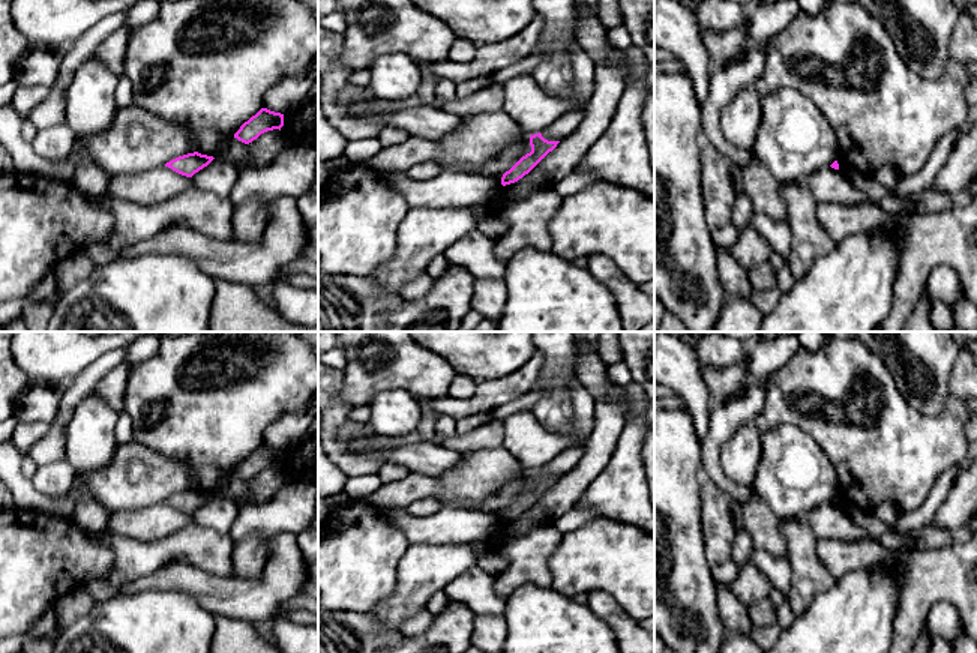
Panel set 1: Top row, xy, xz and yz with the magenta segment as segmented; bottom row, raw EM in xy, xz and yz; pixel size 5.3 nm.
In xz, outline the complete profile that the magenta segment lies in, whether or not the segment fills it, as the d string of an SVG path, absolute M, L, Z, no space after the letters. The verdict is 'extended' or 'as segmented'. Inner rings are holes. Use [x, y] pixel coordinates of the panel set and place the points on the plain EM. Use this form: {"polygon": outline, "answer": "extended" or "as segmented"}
{"polygon": "M542 470L530 471L531 488L522 492L509 507L501 513L501 521L510 521L528 510L549 488L552 488L560 477L548 477Z", "answer": "as segmented"}

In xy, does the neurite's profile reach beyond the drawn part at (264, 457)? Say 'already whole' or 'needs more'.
already whole

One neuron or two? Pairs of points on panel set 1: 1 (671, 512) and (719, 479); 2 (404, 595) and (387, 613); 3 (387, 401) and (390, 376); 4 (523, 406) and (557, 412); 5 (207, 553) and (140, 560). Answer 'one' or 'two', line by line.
1: two
2: one
3: two
4: two
5: one

